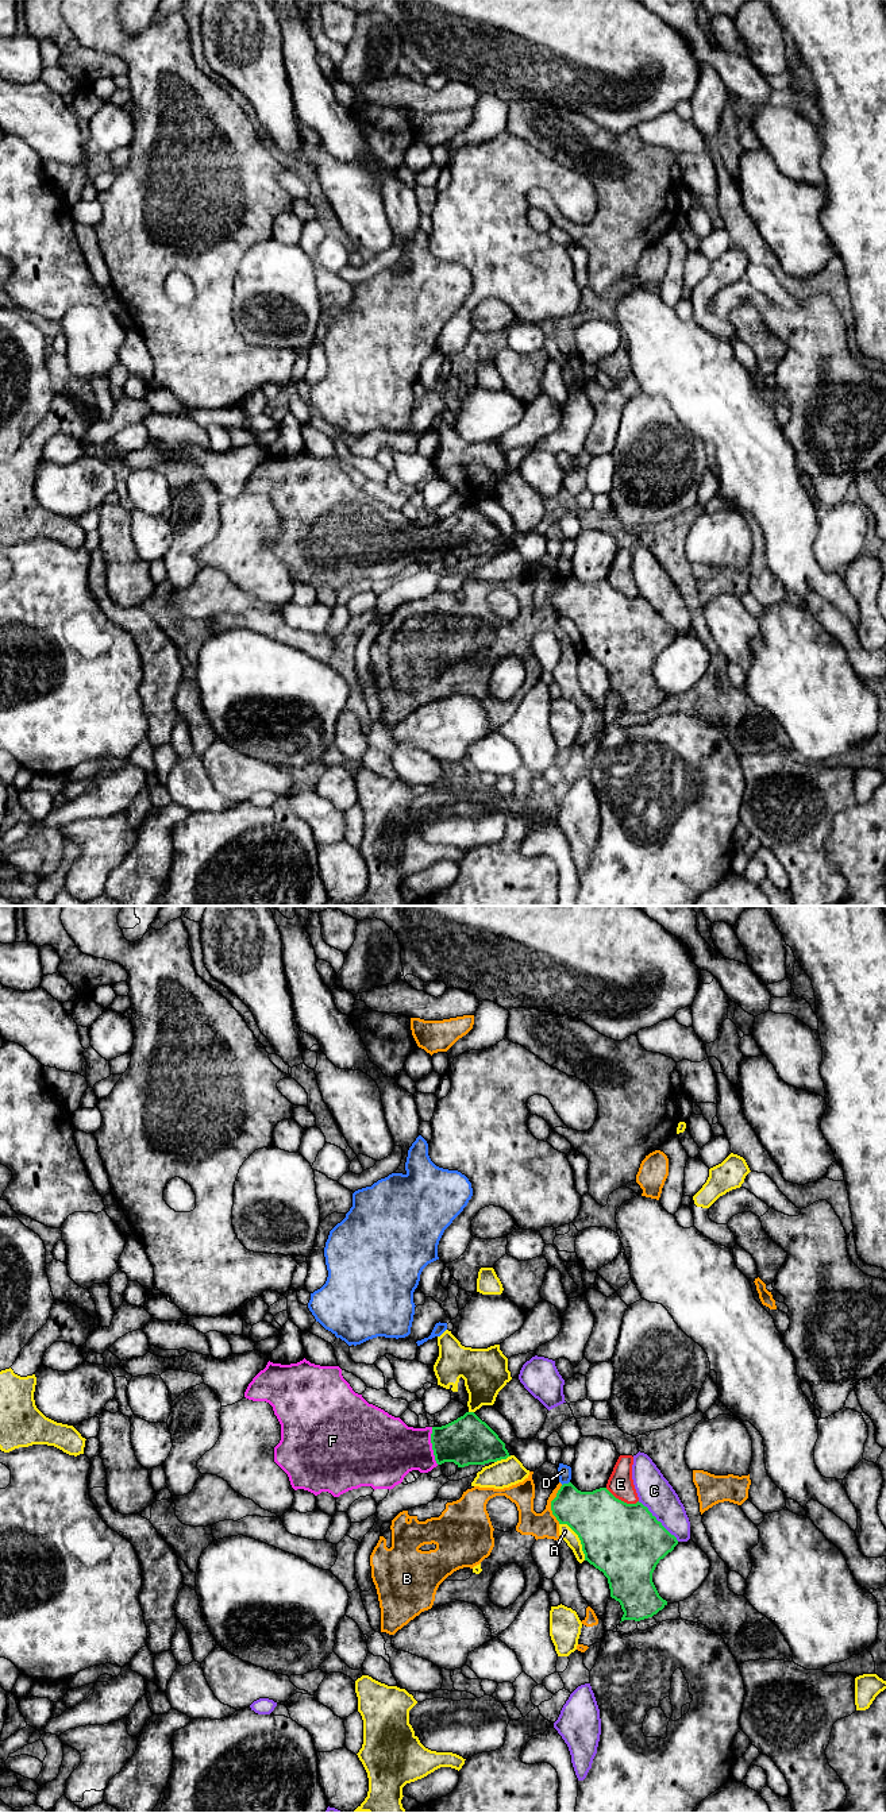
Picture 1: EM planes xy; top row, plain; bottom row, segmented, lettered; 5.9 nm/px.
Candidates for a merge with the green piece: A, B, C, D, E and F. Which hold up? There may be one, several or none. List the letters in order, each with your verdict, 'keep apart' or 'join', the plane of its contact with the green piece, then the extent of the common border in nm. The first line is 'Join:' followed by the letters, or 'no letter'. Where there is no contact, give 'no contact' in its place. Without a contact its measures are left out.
Join: F
A: keep apart; meets green in xy; contact 280 nm long
B: keep apart; meets green in xy; contact 240 nm long
C: keep apart; meets green in xy; contact 340 nm long
D: keep apart; meets green in xy; contact 50 nm long
E: keep apart; meets green in xy; contact 220 nm long
F: join; meets green in xy; contact 220 nm long

